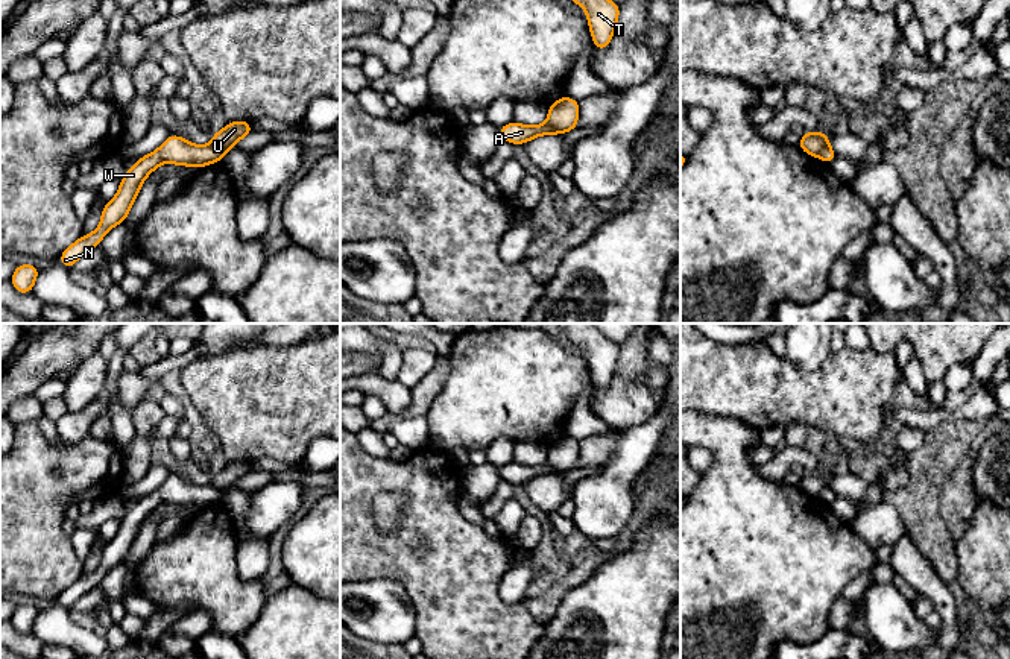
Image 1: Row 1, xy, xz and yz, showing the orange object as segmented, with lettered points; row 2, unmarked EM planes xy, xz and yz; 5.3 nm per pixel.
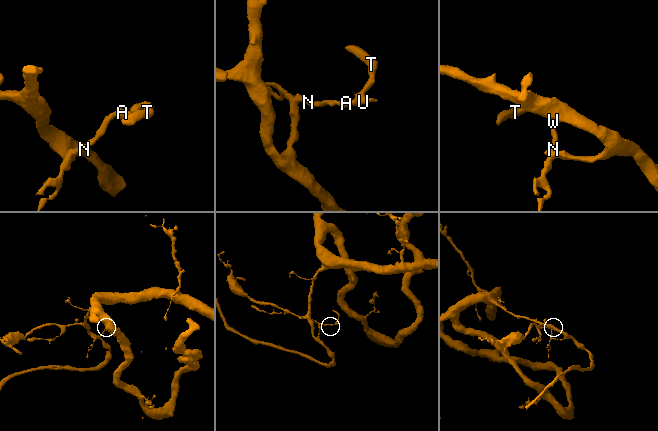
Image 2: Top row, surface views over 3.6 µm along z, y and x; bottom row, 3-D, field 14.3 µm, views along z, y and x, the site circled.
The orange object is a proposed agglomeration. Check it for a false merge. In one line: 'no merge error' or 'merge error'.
merge error

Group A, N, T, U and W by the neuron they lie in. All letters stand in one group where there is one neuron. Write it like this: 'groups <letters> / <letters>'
groups A N W / T U

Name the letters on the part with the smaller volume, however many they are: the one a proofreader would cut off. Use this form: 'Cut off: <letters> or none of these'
Cut off: T, U

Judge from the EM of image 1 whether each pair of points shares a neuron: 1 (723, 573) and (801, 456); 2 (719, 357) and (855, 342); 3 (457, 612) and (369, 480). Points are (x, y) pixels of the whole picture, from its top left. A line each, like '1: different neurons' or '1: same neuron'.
1: different neurons
2: different neurons
3: same neuron

